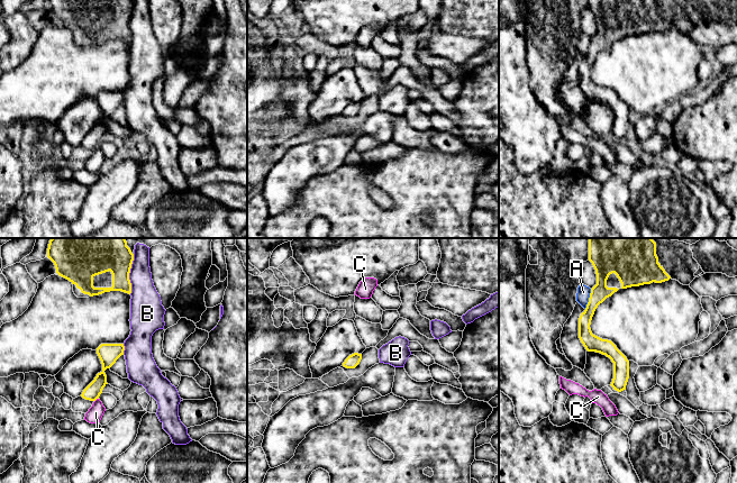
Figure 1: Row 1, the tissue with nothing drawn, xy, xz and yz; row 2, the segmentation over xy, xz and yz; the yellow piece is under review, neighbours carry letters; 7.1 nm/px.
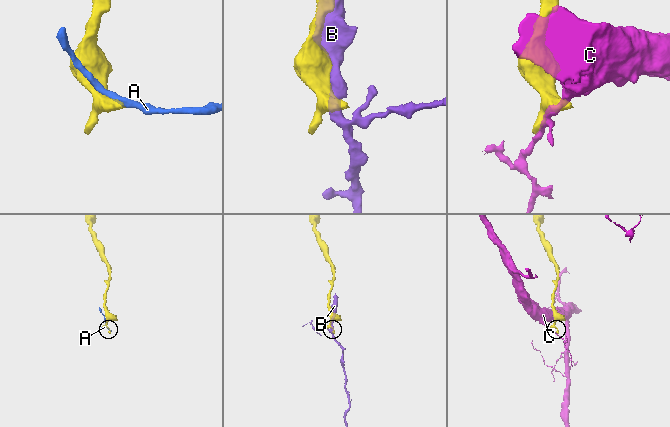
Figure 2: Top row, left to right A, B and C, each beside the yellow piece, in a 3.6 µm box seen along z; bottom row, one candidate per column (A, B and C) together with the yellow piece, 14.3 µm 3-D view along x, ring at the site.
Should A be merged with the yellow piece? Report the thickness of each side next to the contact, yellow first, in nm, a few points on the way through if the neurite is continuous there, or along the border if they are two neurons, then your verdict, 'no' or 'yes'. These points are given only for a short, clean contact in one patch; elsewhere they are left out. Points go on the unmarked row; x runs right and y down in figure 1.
calibres 130 and 100 nm; no

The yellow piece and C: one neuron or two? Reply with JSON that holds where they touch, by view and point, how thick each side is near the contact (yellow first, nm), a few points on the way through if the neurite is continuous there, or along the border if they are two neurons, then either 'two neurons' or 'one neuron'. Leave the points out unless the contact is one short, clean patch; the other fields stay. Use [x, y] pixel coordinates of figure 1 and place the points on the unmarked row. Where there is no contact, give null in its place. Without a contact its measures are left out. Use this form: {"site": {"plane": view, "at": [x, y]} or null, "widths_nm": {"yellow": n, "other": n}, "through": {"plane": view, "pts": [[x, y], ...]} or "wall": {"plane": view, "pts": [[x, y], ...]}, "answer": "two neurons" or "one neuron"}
{"site": {"plane": "xy", "at": [96, 147]}, "widths_nm": {"yellow": 120, "other": 110}, "wall": {"plane": "xy", "pts": [[98, 146], [94, 149]]}, "answer": "two neurons"}

